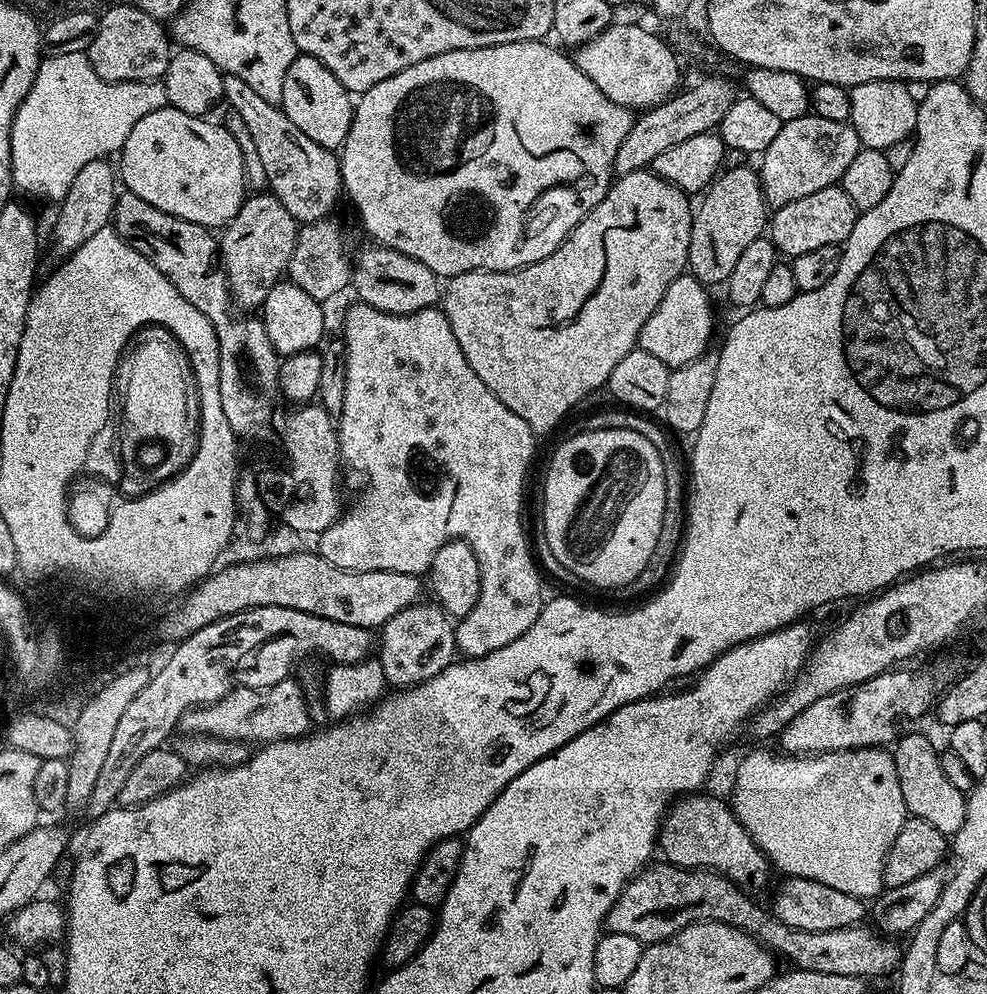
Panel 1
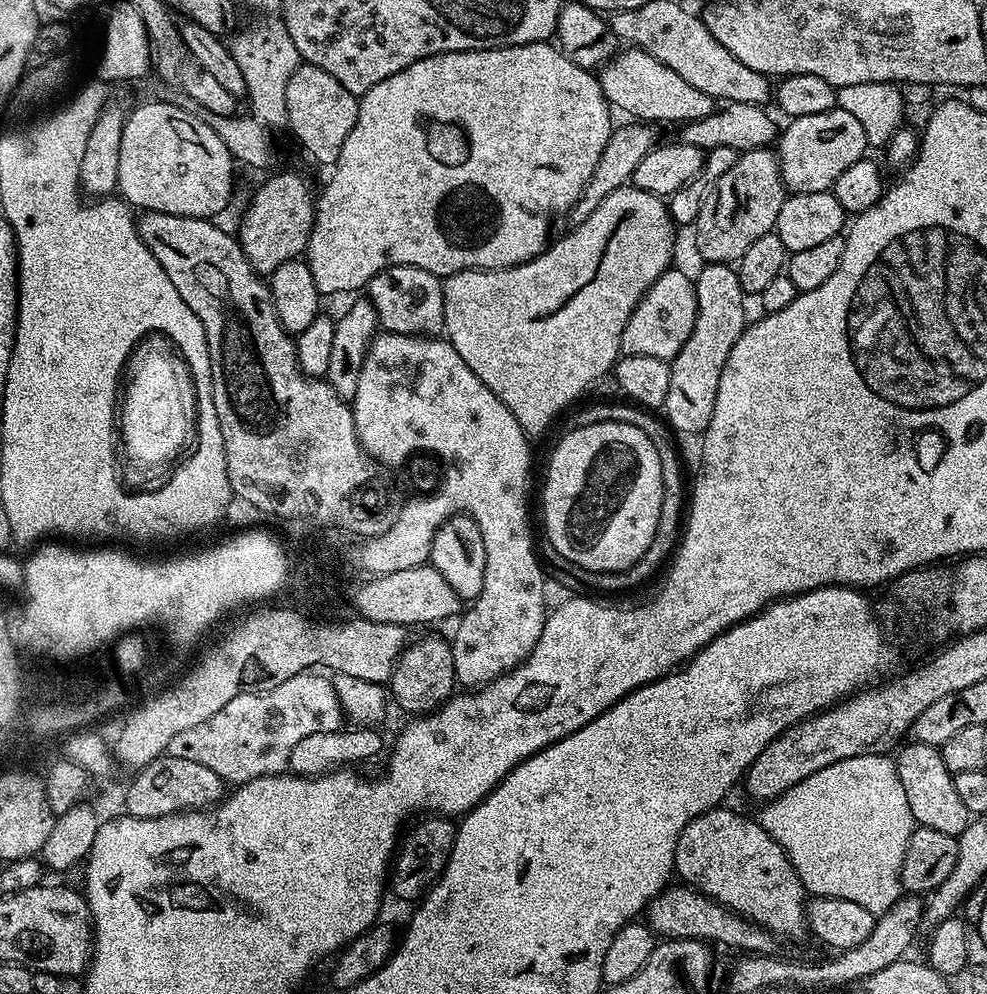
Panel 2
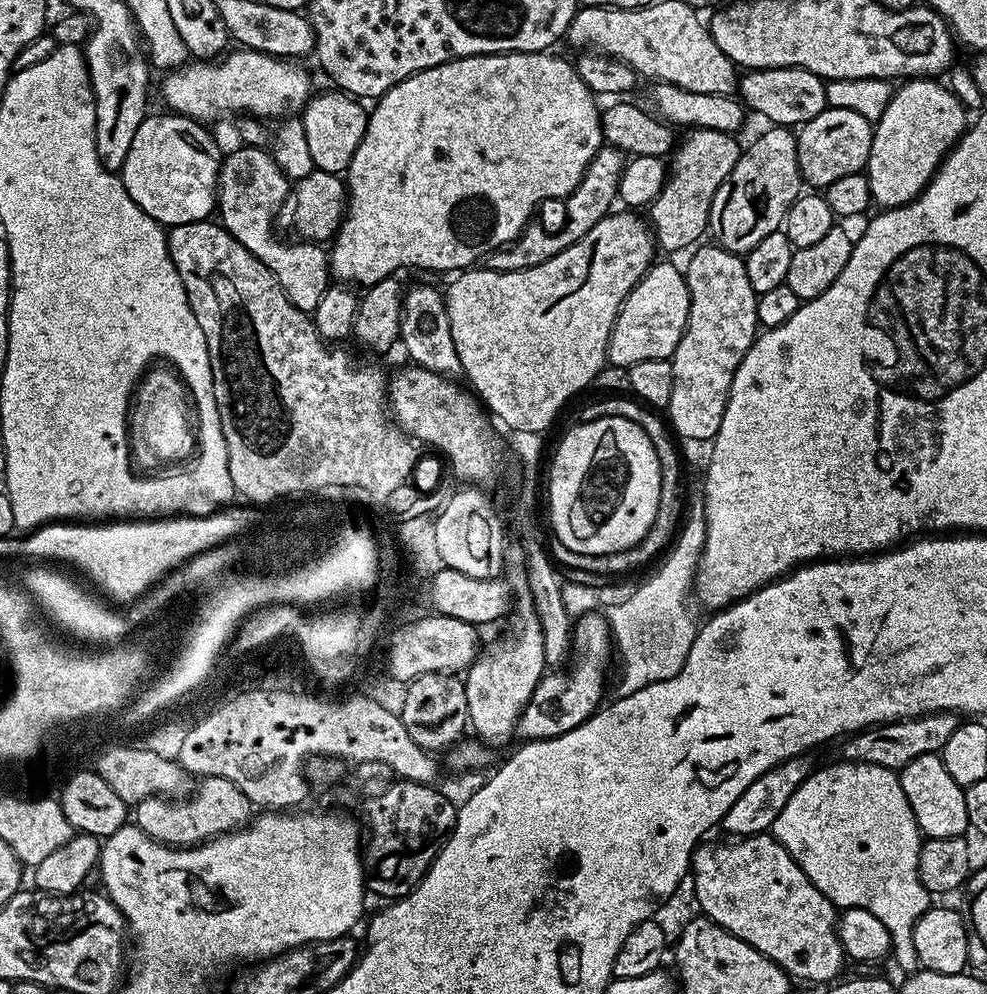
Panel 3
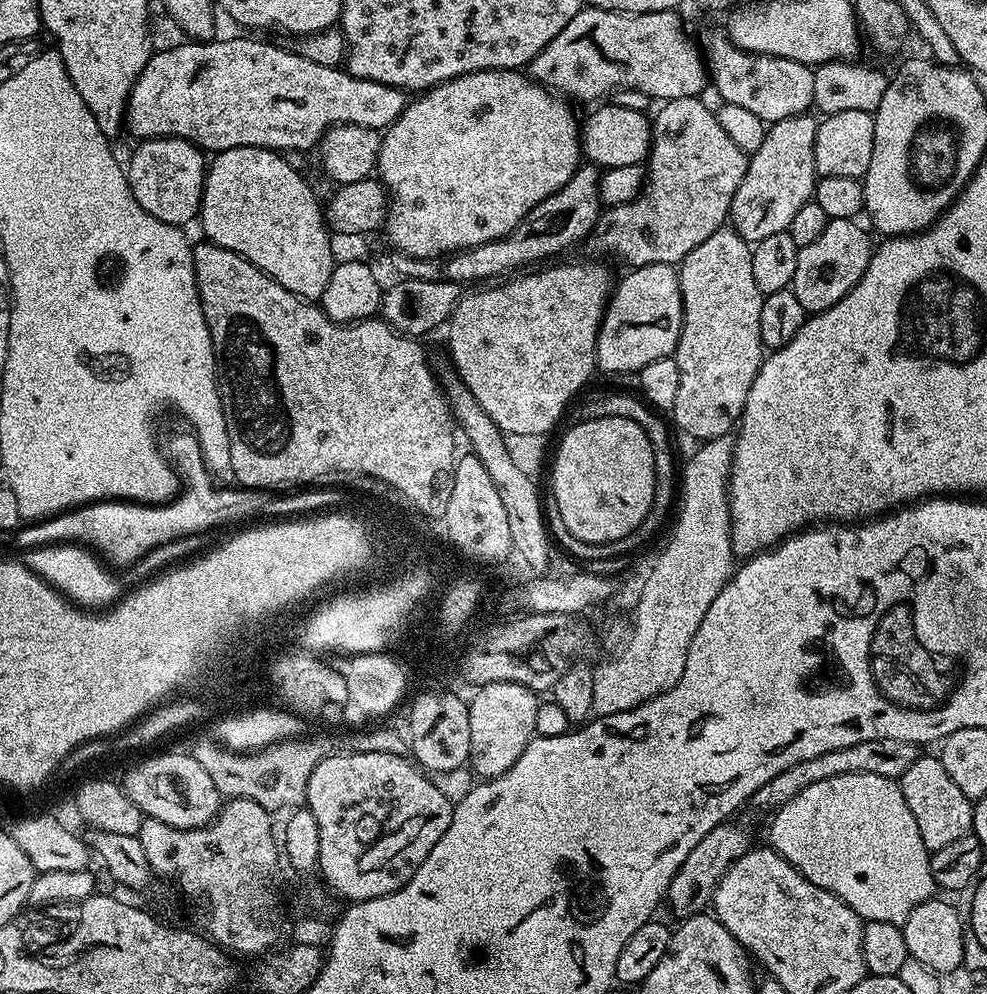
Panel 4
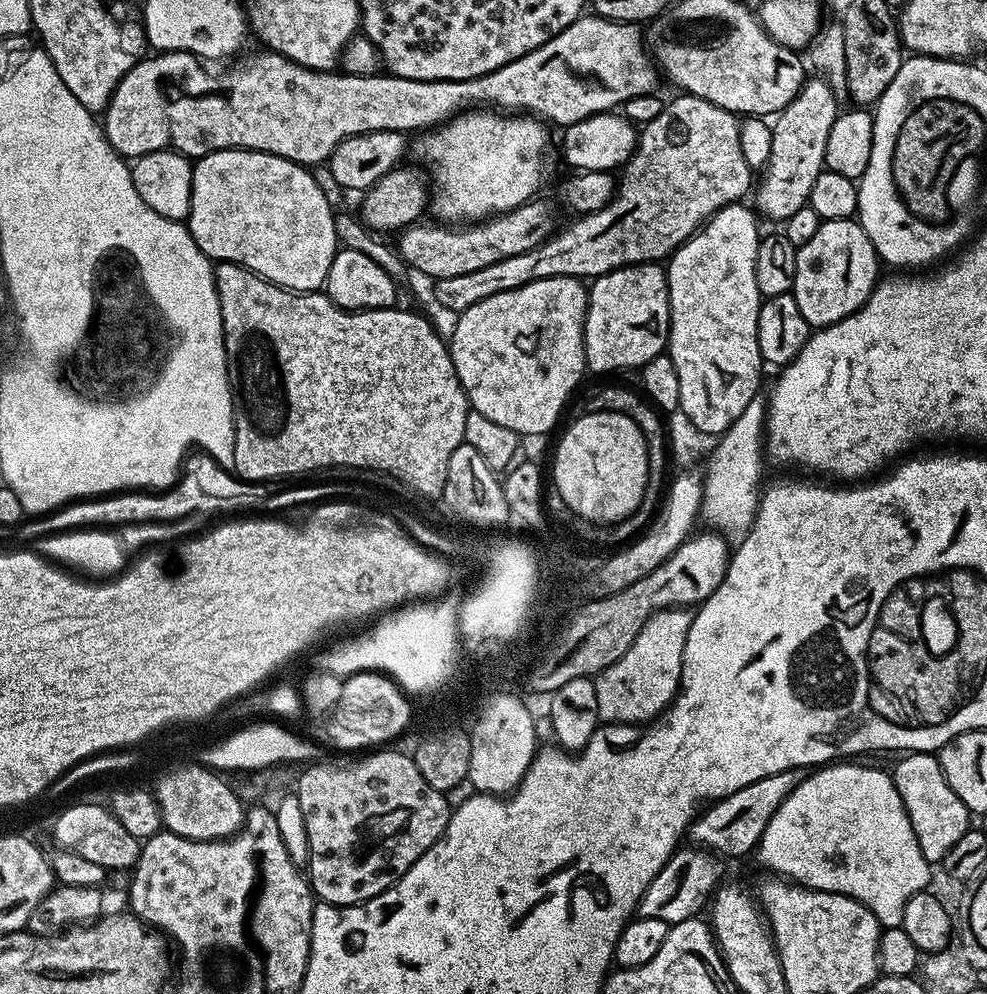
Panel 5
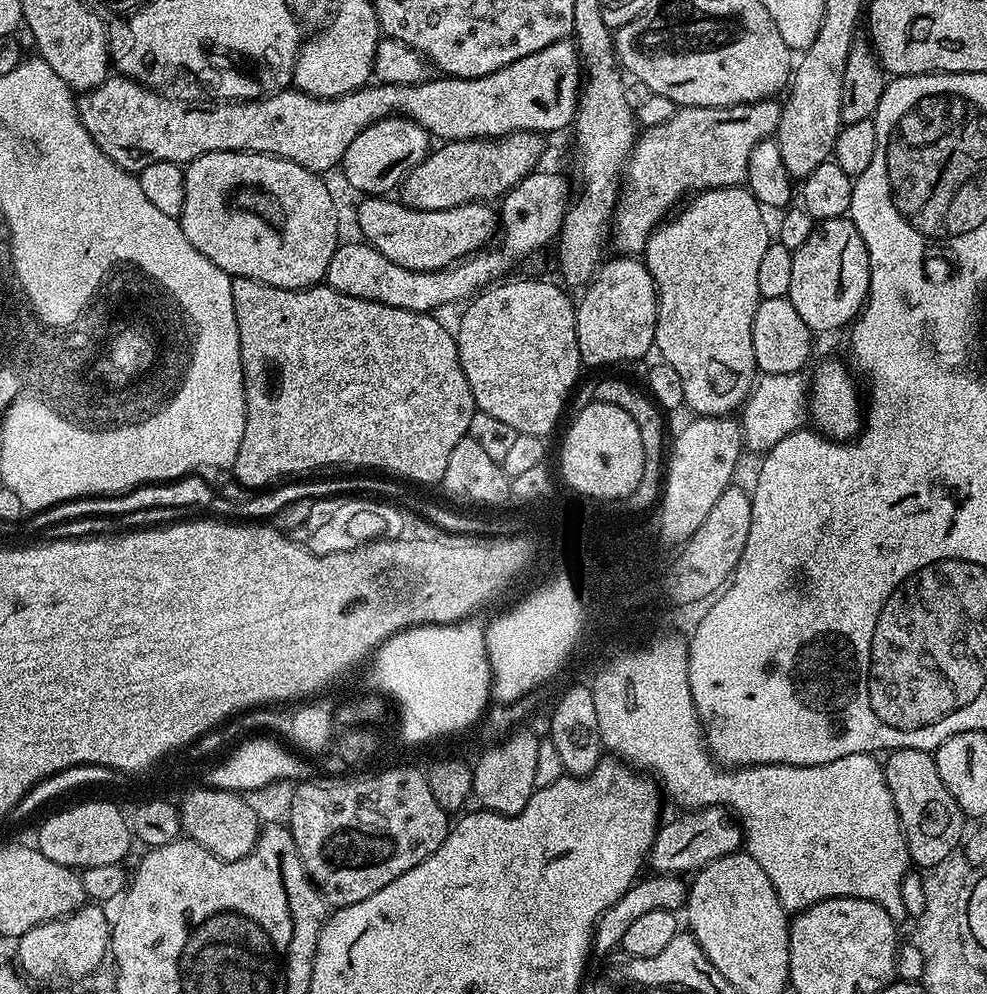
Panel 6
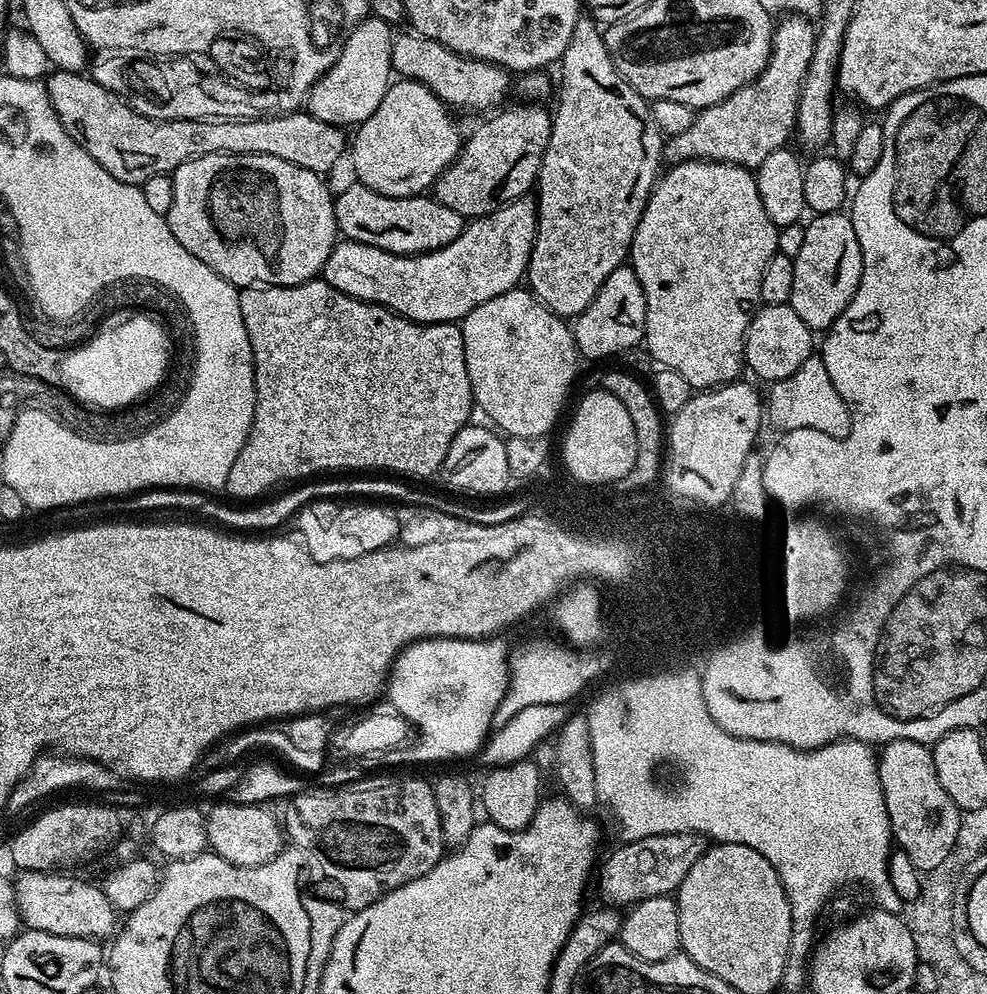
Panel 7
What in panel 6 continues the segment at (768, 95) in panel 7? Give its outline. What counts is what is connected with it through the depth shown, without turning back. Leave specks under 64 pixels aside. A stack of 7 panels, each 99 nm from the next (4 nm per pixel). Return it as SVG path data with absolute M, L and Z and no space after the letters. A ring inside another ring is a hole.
M772 98L753 104L735 104L729 108L677 107L676 113L669 120L641 131L628 156L616 201L610 240L613 245L616 243L616 248L620 251L617 253L628 258L643 253L650 234L664 223L669 213L689 194L699 194L710 188L735 188L743 185L748 178L750 150L754 150L760 140L767 140L775 133L779 117L780 104Z

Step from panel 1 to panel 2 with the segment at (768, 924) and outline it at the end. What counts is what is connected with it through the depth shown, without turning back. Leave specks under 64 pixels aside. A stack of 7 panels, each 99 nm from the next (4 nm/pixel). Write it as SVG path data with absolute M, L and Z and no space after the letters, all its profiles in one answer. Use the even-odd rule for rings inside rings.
M691 886L679 887L665 888L648 904L646 923L653 932L664 938L703 940L711 942L713 945L725 944L728 948L737 948L737 953L740 954L770 956L777 951L777 937L762 926L758 926L744 916L739 916L736 912L731 912L726 906L722 906L716 900L712 900Z

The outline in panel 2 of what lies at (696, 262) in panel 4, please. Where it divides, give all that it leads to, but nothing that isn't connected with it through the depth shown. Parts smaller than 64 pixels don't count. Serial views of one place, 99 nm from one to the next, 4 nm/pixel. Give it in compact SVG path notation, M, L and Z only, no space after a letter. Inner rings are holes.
M705 263L700 273L695 273L696 297L698 298L698 314L694 322L694 330L690 338L686 338L686 346L678 350L678 354L670 362L670 390L666 390L666 402L663 415L668 415L667 423L680 432L703 433L710 422L710 414L714 414L714 398L718 398L718 378L722 378L722 366L726 366L726 358L730 358L730 350L734 350L734 342L743 334L746 327L744 320L744 300L746 293L740 288L740 279L735 267L731 264Z

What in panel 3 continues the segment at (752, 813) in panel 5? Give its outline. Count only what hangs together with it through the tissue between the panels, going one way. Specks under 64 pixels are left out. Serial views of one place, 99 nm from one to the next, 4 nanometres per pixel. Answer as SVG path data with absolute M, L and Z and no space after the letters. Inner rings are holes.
M929 712L927 716L914 716L911 720L896 720L893 724L866 728L862 732L849 735L843 741L843 759L853 764L881 764L899 770L922 754L940 753L946 746L946 738L950 738L957 723L957 713Z

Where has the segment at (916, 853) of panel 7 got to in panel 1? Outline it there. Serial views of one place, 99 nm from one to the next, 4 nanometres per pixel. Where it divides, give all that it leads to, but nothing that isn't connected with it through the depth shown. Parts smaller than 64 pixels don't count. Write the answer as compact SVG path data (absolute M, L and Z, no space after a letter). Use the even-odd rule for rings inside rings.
M912 732L909 736L901 735L895 741L892 757L898 770L898 786L902 786L902 798L906 802L909 813L922 822L930 822L934 830L943 836L953 837L966 818L968 805L965 793L949 782L946 774L942 774L940 752L920 732Z

